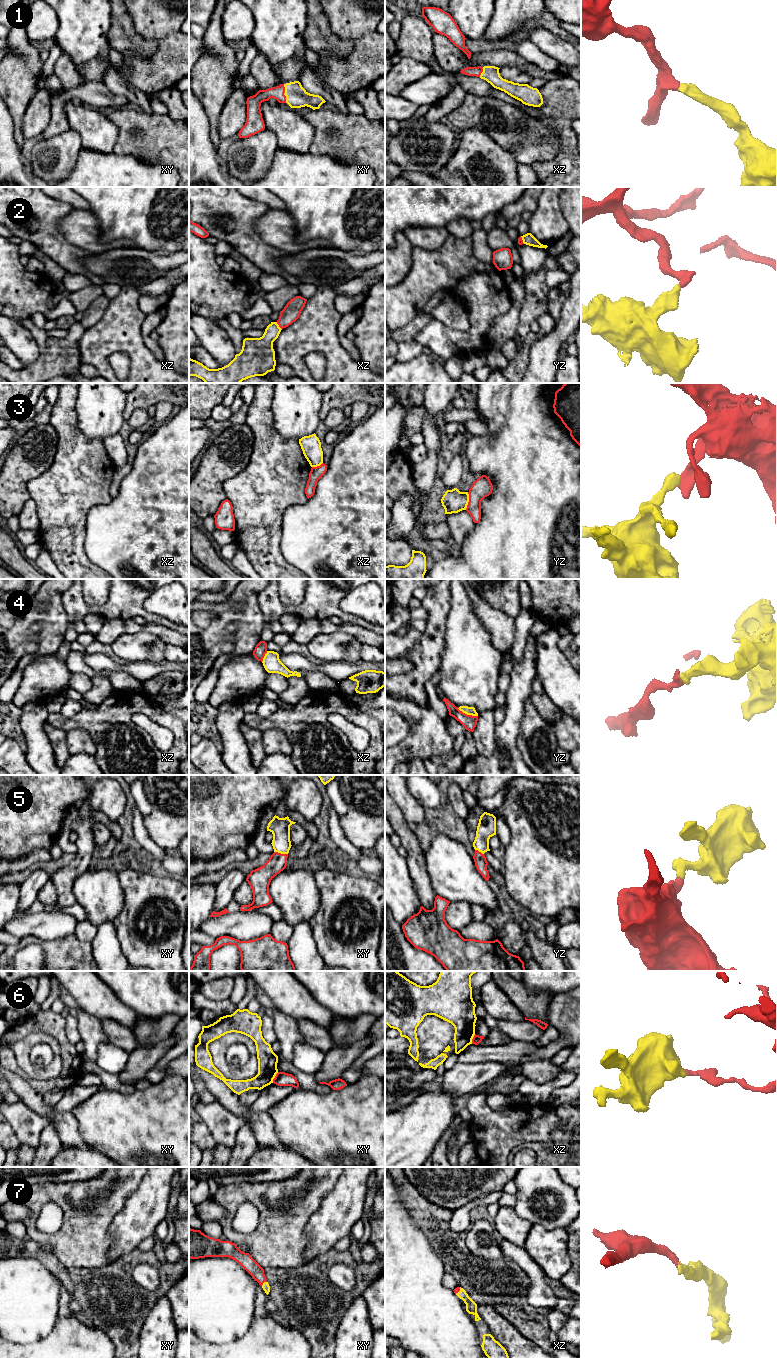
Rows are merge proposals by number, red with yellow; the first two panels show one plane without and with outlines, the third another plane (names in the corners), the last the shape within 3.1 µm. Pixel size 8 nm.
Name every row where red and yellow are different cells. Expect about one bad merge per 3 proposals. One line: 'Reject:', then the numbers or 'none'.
Reject: 2, 3, 4, 6

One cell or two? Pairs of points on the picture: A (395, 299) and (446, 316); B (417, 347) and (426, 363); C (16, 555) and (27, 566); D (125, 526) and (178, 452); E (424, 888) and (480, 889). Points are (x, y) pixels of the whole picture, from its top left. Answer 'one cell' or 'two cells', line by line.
A: two cells
B: two cells
C: one cell
D: one cell
E: two cells

